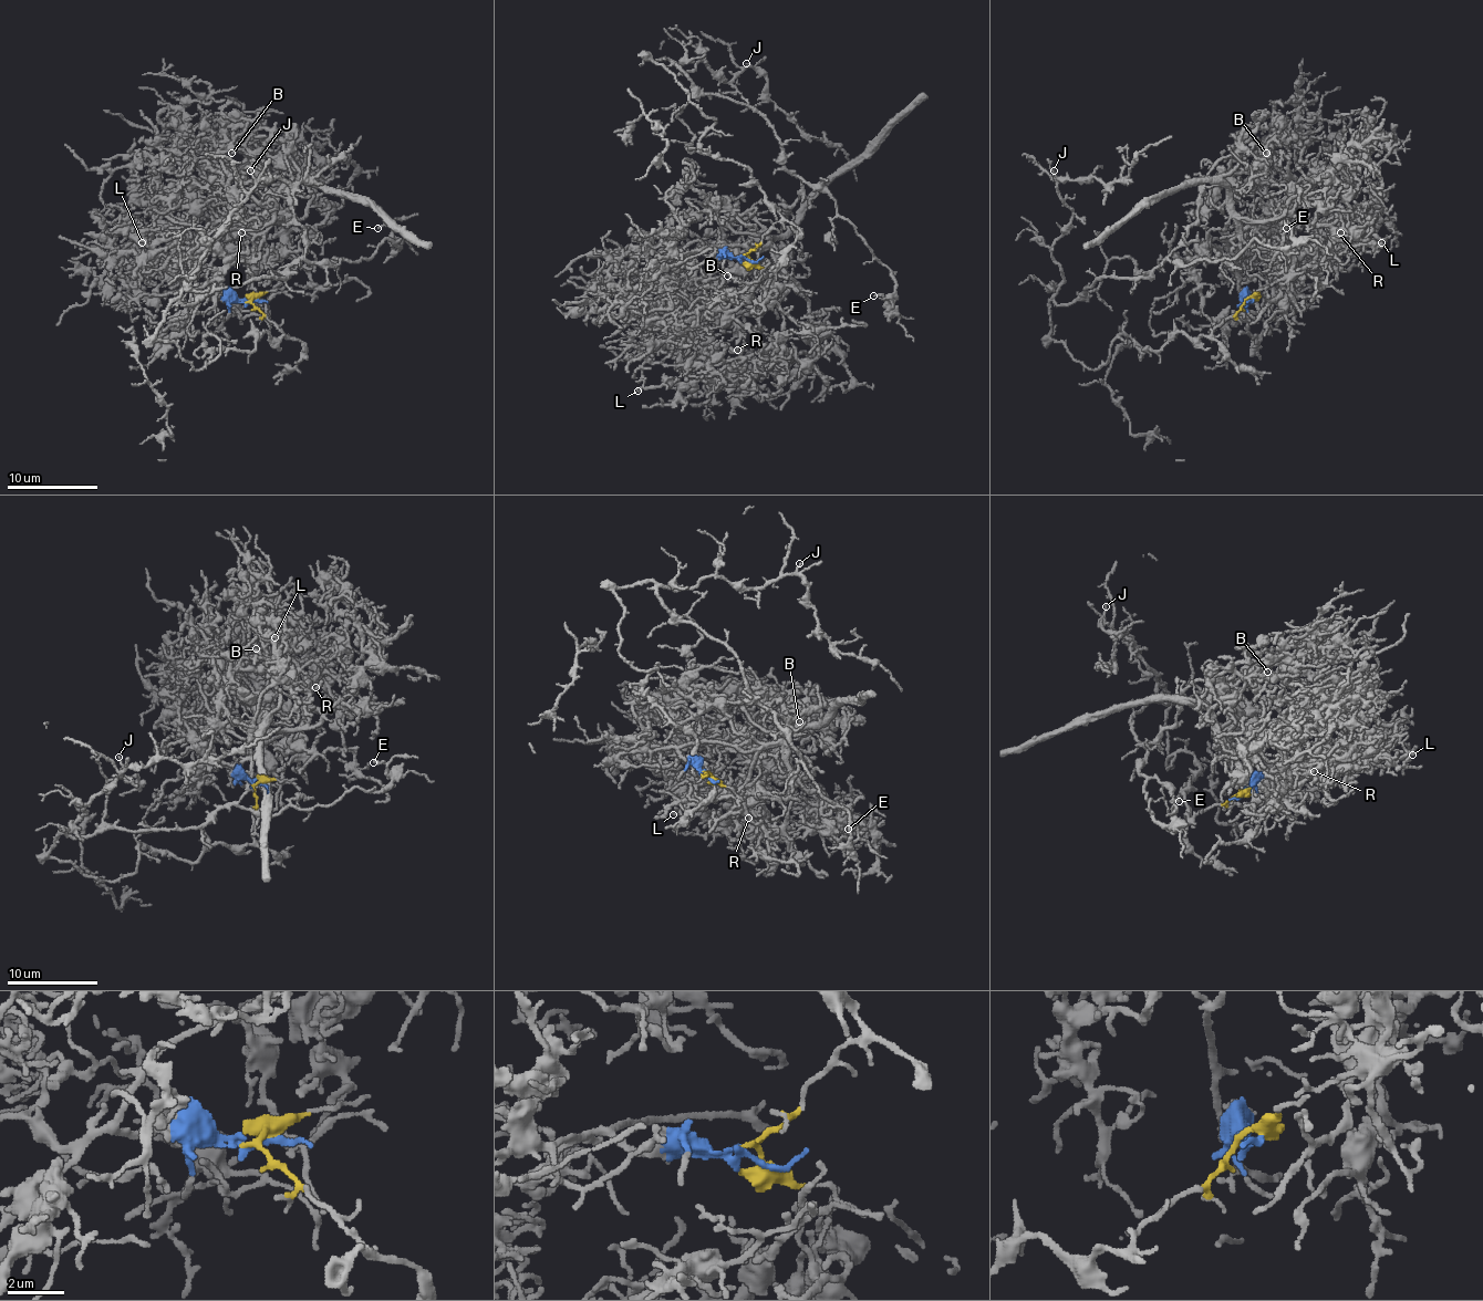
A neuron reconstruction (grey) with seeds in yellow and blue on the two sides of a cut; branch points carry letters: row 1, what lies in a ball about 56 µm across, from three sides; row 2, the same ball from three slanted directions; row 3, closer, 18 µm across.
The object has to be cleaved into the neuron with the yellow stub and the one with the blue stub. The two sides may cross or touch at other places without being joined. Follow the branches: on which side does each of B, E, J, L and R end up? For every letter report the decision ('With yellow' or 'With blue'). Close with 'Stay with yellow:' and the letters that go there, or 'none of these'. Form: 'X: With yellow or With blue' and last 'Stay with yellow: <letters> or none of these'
B: With blue
E: With yellow
J: With yellow
L: With blue
R: With blue
Stay with yellow: E, J

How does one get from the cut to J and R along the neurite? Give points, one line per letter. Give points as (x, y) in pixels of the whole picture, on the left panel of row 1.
J: (246, 302), (284, 336), (250, 352), (205, 336), (219, 347), (198, 370), (155, 336), (250, 169)
R: (246, 304), (209, 298), (207, 285), (250, 259), (273, 220), (289, 222), (276, 212), (248, 215), (241, 233)

